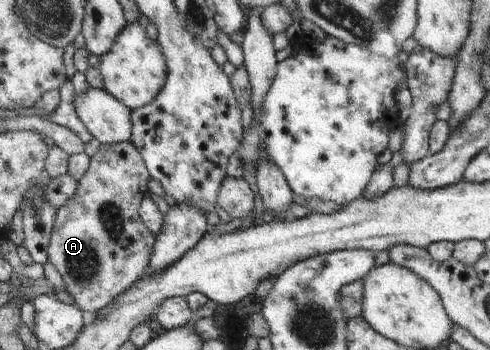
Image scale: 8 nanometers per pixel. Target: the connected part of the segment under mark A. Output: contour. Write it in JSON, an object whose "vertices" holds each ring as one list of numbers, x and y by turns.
{"vertices":[[131,141,101,143,90,148,90,157,88,170,77,182,75,193,56,211,47,253,48,261,63,278,64,290,74,298,76,307,98,313,146,274,155,236,139,215,142,199,150,195,151,176,138,149]]}

